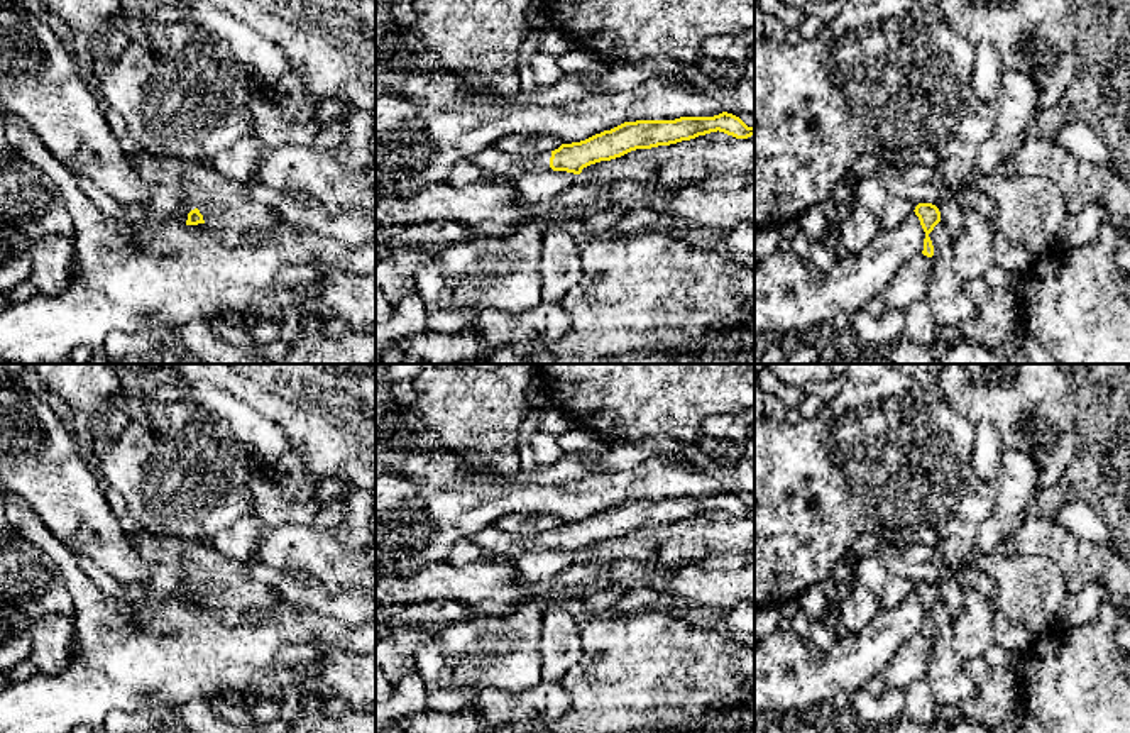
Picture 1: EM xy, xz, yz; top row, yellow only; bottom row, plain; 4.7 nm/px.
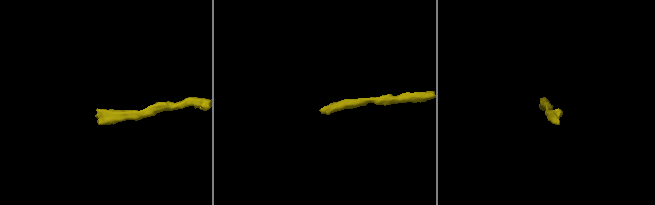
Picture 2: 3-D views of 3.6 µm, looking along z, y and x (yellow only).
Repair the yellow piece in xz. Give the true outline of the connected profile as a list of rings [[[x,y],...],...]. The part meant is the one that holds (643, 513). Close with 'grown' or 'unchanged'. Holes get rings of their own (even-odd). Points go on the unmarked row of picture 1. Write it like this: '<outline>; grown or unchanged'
[[[722,491],[714,496],[624,501],[585,520],[562,523],[551,532],[531,537],[504,533],[492,525],[472,535],[469,540],[496,557],[513,557],[529,548],[580,554],[590,543],[611,540],[636,528],[670,525],[717,510],[736,518],[754,515],[754,506],[748,506],[739,496]]]; grown

